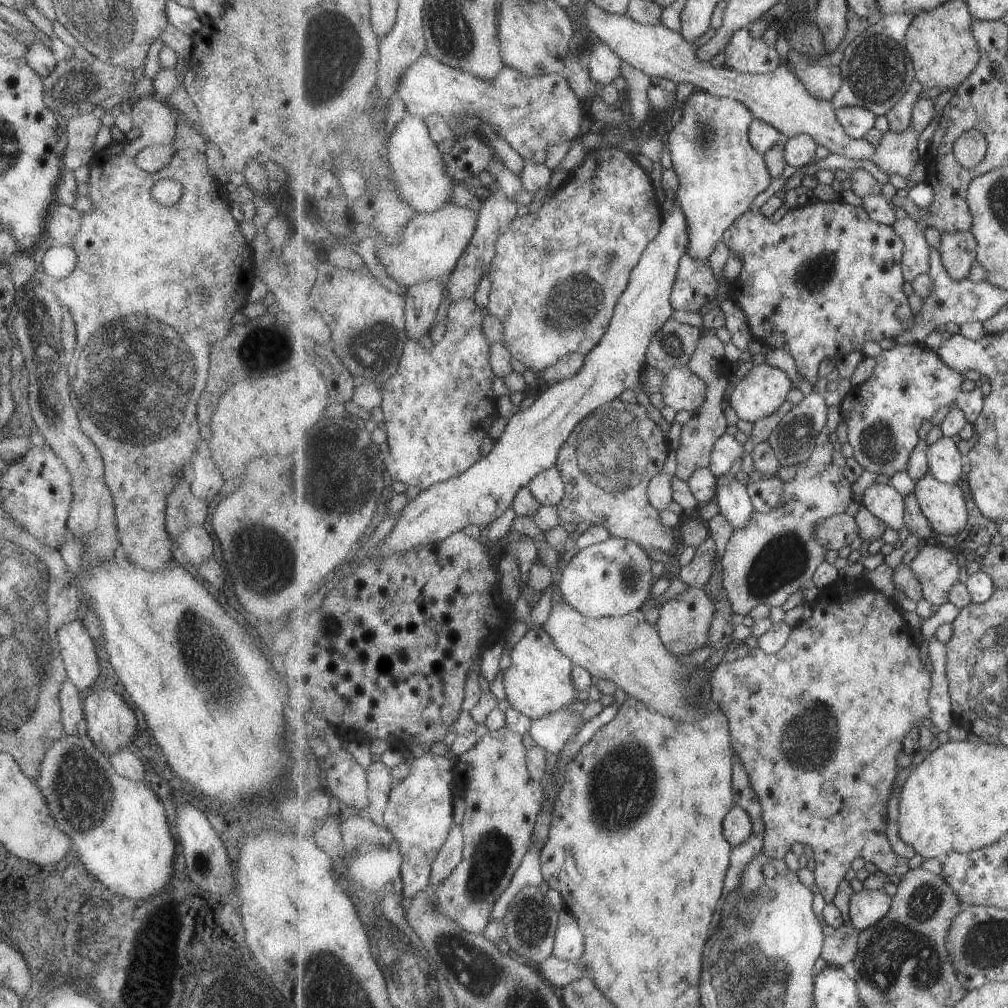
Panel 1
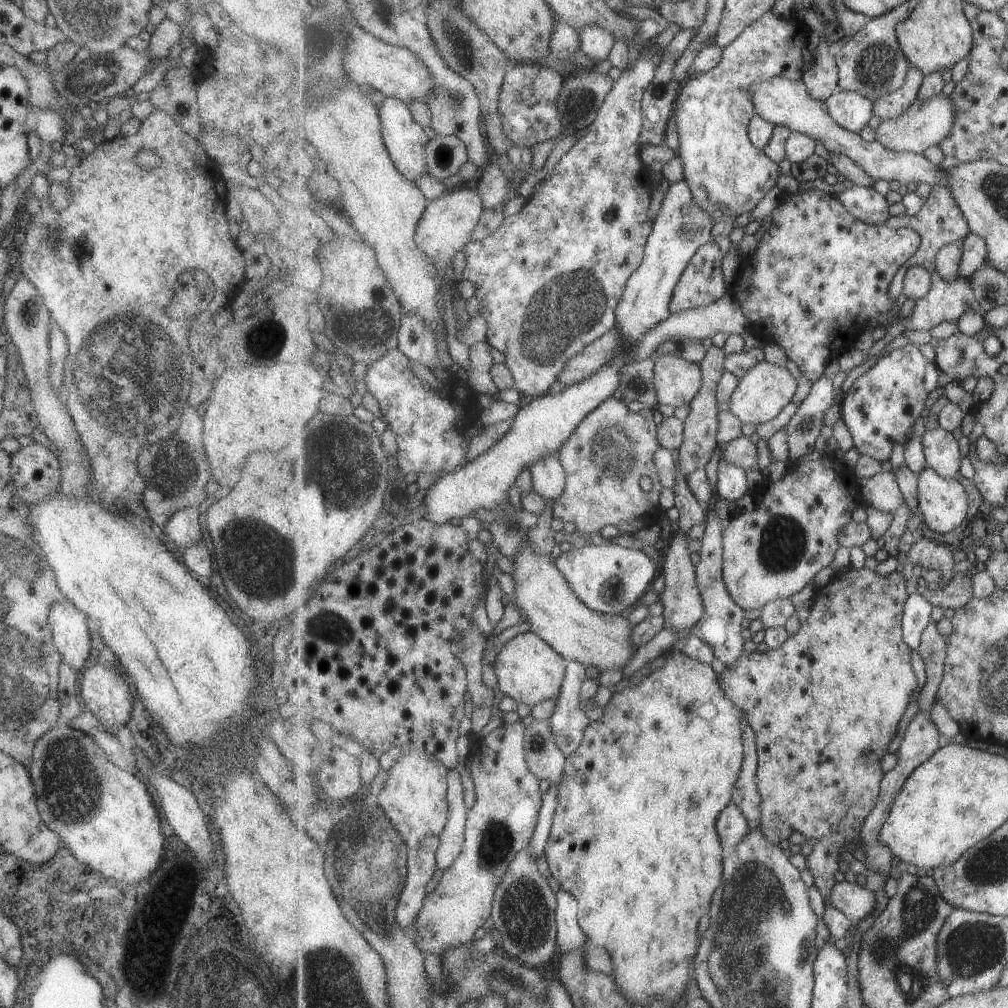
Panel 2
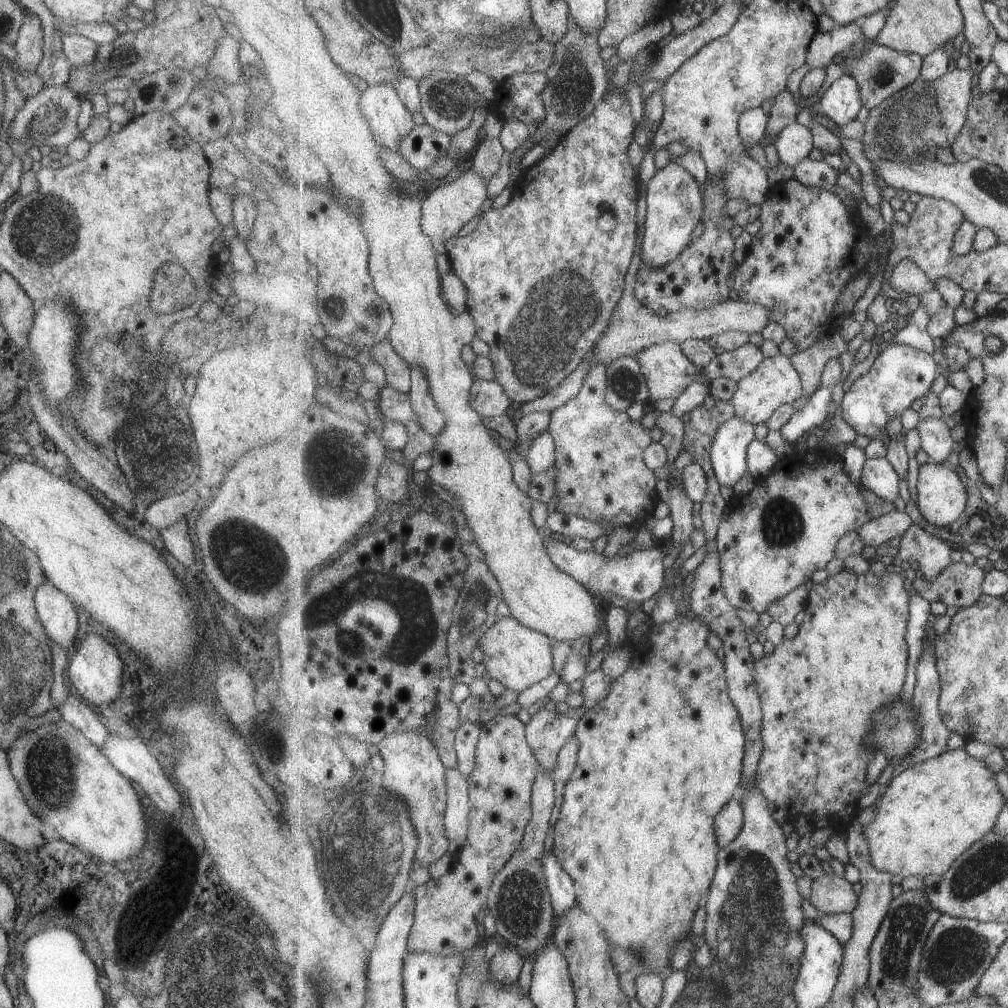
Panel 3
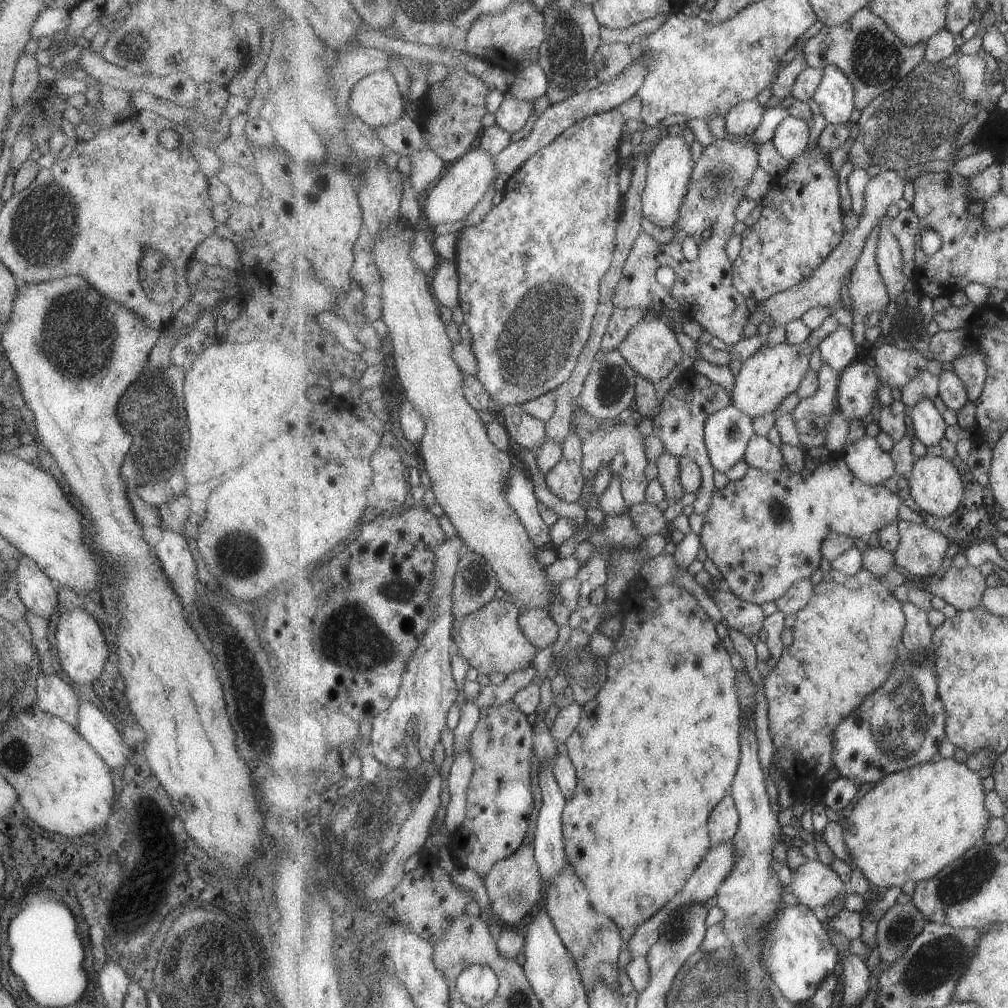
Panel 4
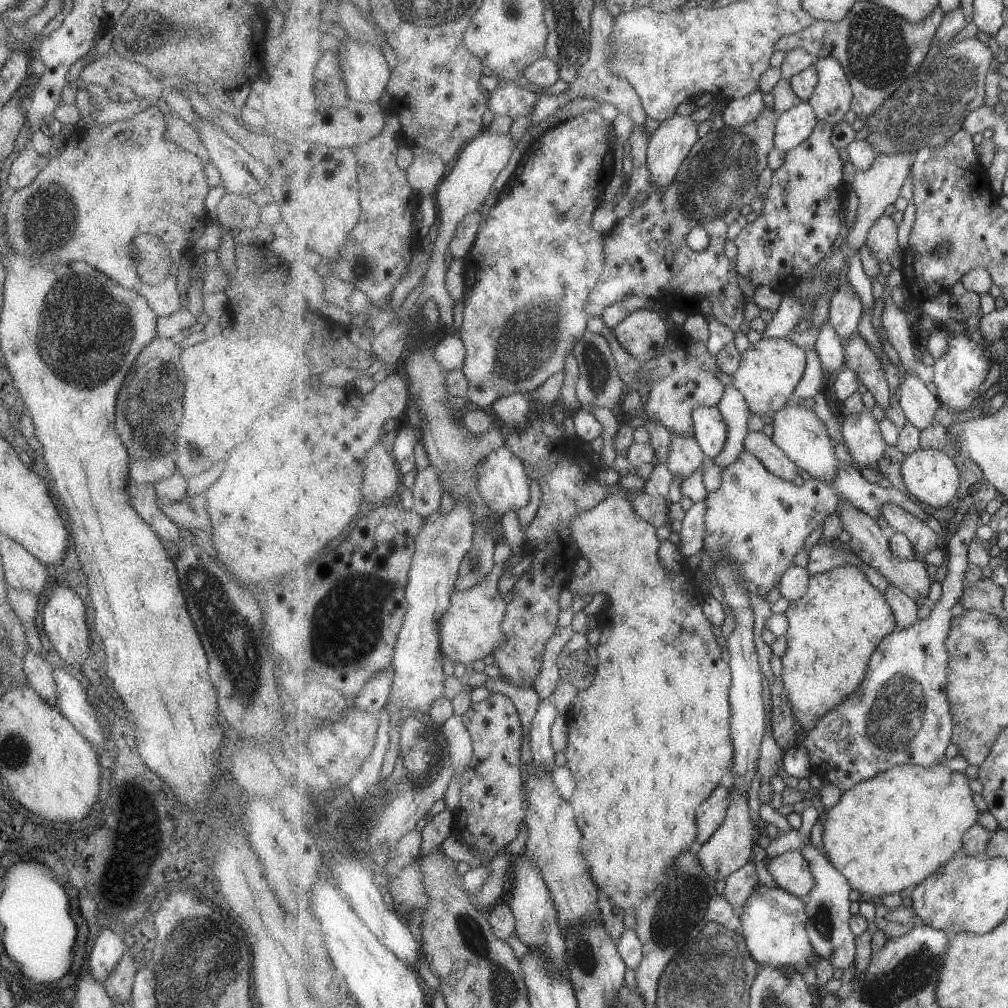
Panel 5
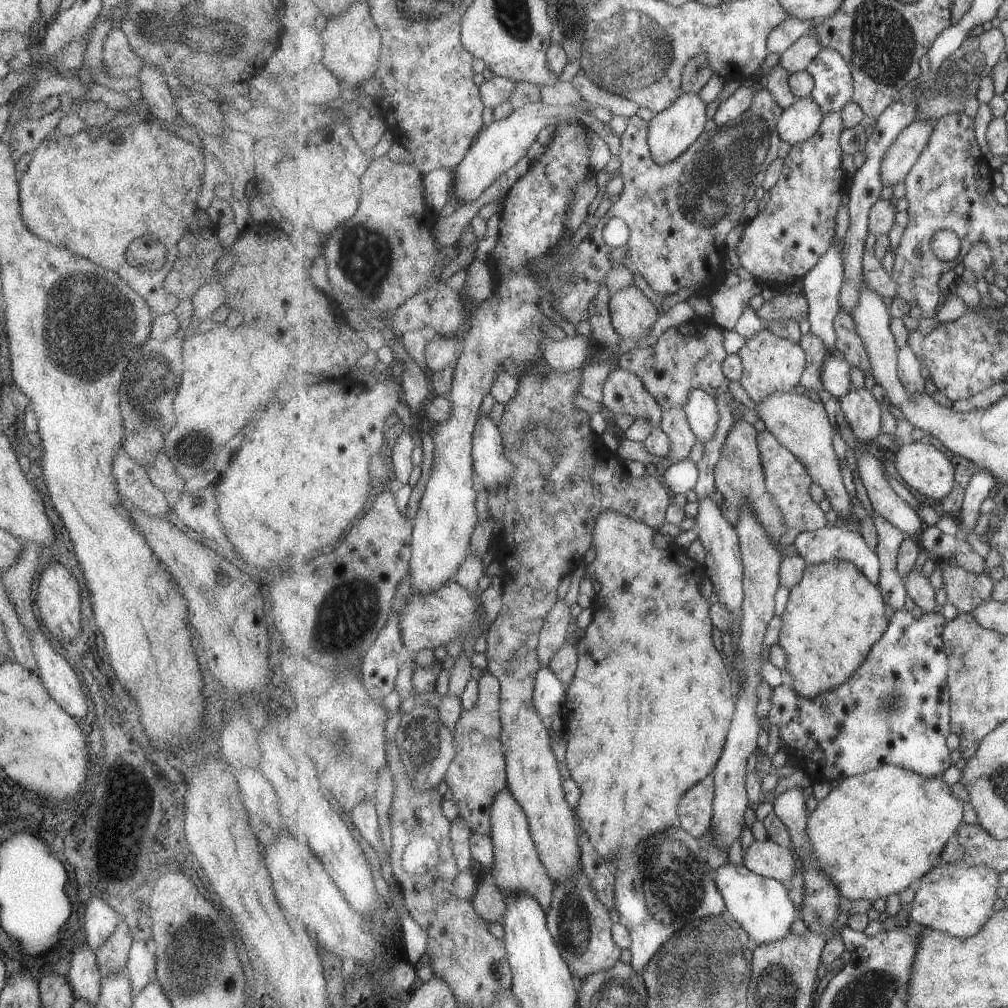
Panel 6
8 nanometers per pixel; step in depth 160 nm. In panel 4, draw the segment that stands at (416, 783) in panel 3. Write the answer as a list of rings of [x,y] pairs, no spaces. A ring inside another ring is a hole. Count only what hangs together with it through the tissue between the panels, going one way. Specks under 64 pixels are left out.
[[[459,533],[436,549],[436,574],[434,575],[436,583],[432,591],[434,614],[432,615],[431,626],[428,626],[422,644],[415,649],[414,656],[404,673],[402,688],[394,704],[371,722],[372,731],[366,748],[370,750],[384,769],[405,770],[404,766],[407,762],[405,738],[408,740],[413,734],[416,734],[415,746],[419,748],[421,757],[426,761],[433,760],[435,746],[439,744],[441,732],[447,726],[449,710],[461,694],[452,665],[452,653],[455,646],[452,596],[454,578],[460,558],[465,550],[465,542]],[[413,718],[417,720],[414,725],[411,723]]]

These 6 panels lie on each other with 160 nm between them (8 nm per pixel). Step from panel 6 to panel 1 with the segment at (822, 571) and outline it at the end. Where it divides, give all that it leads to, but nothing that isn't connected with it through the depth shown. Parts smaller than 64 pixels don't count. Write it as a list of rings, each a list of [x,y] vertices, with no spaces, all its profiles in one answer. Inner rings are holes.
[[[822,590],[811,605],[813,614],[806,620],[796,624],[790,634],[787,644],[776,653],[766,653],[761,648],[750,649],[750,653],[732,662],[722,662],[713,672],[711,682],[714,686],[712,702],[727,713],[732,734],[732,745],[736,756],[740,758],[745,770],[750,774],[751,786],[759,795],[763,807],[766,824],[764,834],[764,852],[773,858],[785,858],[795,842],[807,844],[812,849],[814,862],[813,882],[819,888],[827,904],[834,902],[839,885],[849,872],[853,860],[863,858],[864,869],[871,875],[876,872],[889,875],[905,876],[909,871],[909,859],[900,857],[891,848],[887,838],[887,802],[891,796],[893,782],[899,774],[897,758],[903,750],[903,738],[911,729],[919,734],[924,731],[921,720],[931,719],[932,708],[930,694],[933,688],[933,674],[927,672],[924,662],[921,662],[921,652],[913,637],[913,630],[903,618],[903,610],[892,598],[885,598],[883,592],[857,592],[857,594],[832,594]]]

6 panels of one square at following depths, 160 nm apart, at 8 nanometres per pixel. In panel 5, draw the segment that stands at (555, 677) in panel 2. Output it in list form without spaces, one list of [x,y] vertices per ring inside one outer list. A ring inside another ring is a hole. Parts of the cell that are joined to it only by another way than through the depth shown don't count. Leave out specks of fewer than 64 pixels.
[[[505,564],[494,566],[492,573],[475,588],[466,593],[455,590],[452,605],[442,620],[442,653],[456,663],[463,663],[469,669],[473,662],[493,654],[506,642],[507,635],[502,629],[508,603],[499,592],[499,578]]]

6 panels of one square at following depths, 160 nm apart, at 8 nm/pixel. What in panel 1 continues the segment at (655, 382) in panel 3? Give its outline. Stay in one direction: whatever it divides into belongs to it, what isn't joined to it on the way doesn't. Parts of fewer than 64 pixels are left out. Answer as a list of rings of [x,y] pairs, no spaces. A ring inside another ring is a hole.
[[[689,365],[672,368],[664,374],[664,385],[661,392],[664,396],[665,404],[675,411],[687,410],[695,414],[706,402],[708,394],[708,384],[698,375],[695,374]]]

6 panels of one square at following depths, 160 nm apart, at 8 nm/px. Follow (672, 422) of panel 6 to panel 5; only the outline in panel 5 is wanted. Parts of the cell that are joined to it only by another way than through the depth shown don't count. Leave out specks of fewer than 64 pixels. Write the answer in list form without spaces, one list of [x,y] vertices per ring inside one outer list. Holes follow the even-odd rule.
[[[673,434],[674,439],[666,464],[673,475],[686,479],[702,468],[703,458],[706,454],[694,436],[684,437]]]

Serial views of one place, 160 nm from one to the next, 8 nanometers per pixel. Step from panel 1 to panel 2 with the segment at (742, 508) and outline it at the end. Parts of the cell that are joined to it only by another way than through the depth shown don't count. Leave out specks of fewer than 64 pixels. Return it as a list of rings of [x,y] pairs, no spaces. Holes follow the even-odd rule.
[[[721,460],[718,468],[718,494],[720,498],[738,503],[745,501],[749,484],[747,484],[747,471],[744,468],[732,465]]]

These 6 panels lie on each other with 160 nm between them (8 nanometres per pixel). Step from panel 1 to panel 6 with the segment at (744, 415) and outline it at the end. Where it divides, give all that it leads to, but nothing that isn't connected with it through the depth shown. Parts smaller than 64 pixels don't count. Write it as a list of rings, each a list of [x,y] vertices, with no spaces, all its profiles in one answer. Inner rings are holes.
[[[768,328],[753,335],[738,353],[744,366],[744,373],[740,376],[739,383],[755,404],[762,403],[773,393],[793,391],[806,372],[806,350],[800,343],[781,338]]]

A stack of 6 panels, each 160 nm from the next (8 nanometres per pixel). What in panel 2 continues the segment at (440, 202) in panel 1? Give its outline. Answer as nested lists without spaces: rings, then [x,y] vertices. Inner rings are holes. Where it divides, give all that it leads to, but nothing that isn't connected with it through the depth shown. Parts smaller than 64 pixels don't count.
[[[388,97],[383,102],[379,112],[382,120],[383,138],[399,172],[412,183],[415,183],[423,175],[430,174],[425,150],[430,139],[427,132],[425,132],[424,126],[413,120],[409,105],[402,100]]]

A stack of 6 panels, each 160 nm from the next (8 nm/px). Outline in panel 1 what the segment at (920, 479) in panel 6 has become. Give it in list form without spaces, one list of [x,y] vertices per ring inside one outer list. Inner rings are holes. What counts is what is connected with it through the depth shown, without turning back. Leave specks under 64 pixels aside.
[[[929,472],[915,483],[915,493],[939,536],[955,536],[967,528],[969,509],[959,484],[941,482]]]

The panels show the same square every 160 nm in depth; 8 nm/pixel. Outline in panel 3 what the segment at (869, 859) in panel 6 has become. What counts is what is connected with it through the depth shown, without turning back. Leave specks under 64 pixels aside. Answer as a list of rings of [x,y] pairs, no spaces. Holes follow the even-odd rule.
[[[965,749],[945,751],[935,758],[903,768],[903,772],[893,776],[888,786],[882,789],[877,801],[876,819],[866,826],[874,865],[879,870],[903,877],[914,874],[924,878],[944,875],[955,861],[998,824],[1006,799],[995,780],[995,774],[982,759],[969,756]]]

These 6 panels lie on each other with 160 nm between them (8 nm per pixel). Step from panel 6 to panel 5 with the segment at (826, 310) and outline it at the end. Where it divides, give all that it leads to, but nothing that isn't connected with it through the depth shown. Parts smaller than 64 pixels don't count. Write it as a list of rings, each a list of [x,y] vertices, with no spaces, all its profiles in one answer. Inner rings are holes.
[[[829,316],[827,322],[819,330],[815,348],[827,372],[841,372],[845,367],[844,344],[836,328],[831,324]]]

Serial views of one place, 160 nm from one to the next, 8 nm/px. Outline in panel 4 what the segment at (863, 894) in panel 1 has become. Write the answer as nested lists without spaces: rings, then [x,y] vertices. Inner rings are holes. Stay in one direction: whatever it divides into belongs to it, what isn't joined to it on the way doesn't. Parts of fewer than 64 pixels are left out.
[[[818,859],[807,861],[792,873],[789,891],[801,904],[813,910],[819,906],[825,908],[849,892],[848,885],[837,876],[837,872]]]

